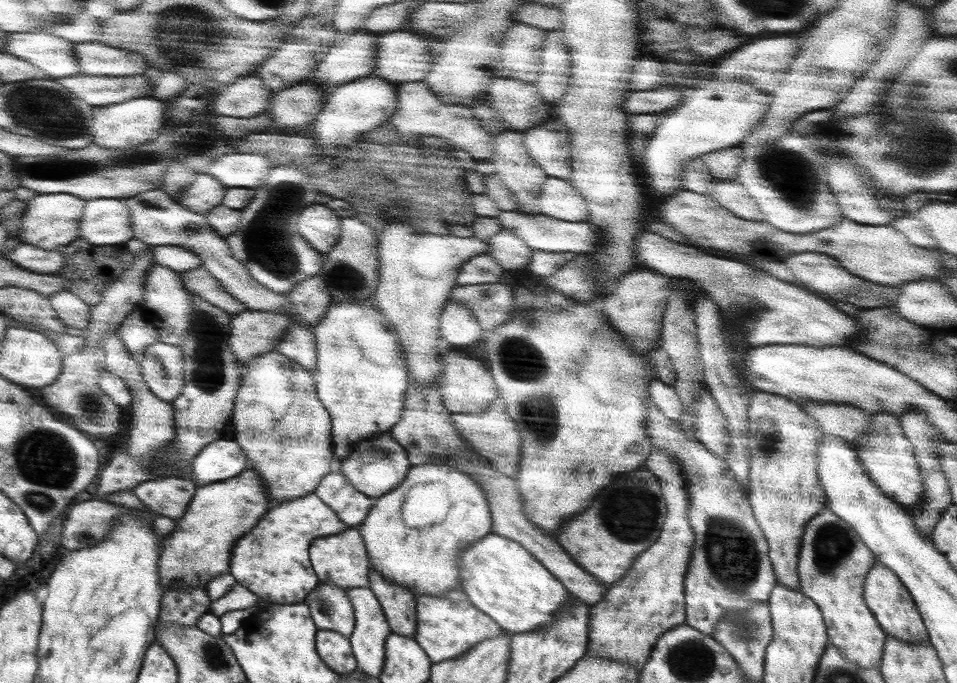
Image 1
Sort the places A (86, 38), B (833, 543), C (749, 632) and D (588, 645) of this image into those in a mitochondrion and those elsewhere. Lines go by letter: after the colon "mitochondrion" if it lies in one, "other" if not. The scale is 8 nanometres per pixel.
A: other
B: mitochondrion
C: mitochondrion
D: other

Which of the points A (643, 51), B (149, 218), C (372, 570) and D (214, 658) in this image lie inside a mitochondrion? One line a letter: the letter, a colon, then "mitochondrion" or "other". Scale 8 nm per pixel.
A: other
B: other
C: other
D: mitochondrion

